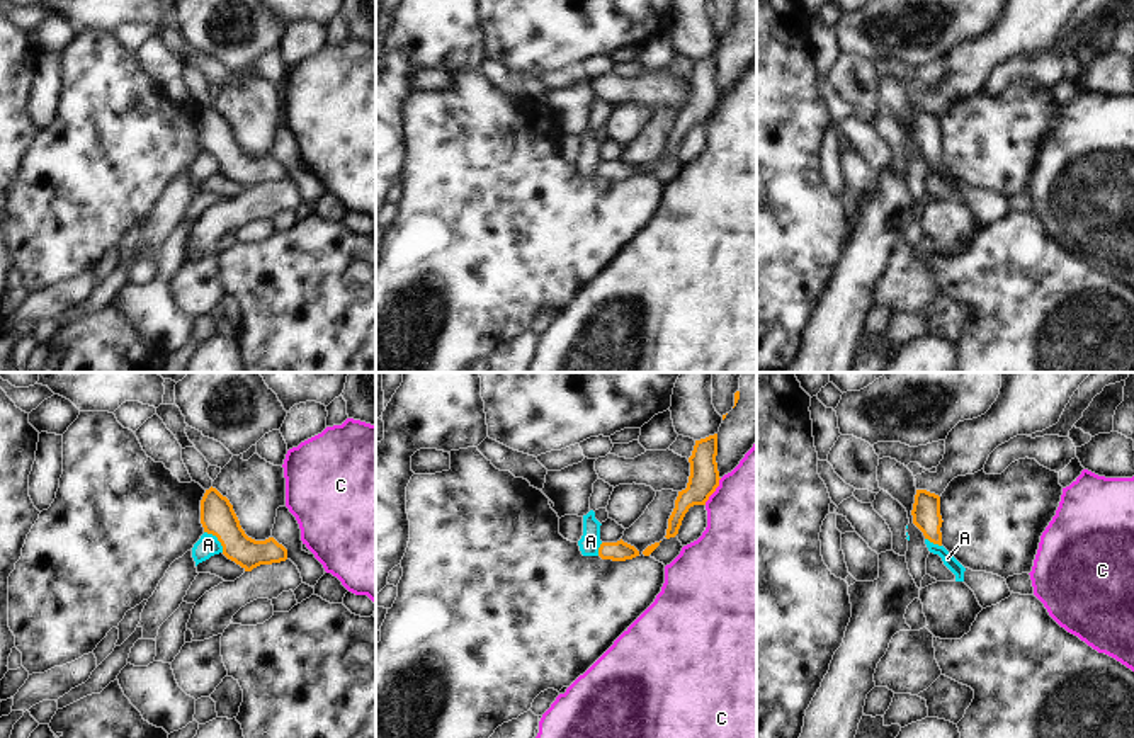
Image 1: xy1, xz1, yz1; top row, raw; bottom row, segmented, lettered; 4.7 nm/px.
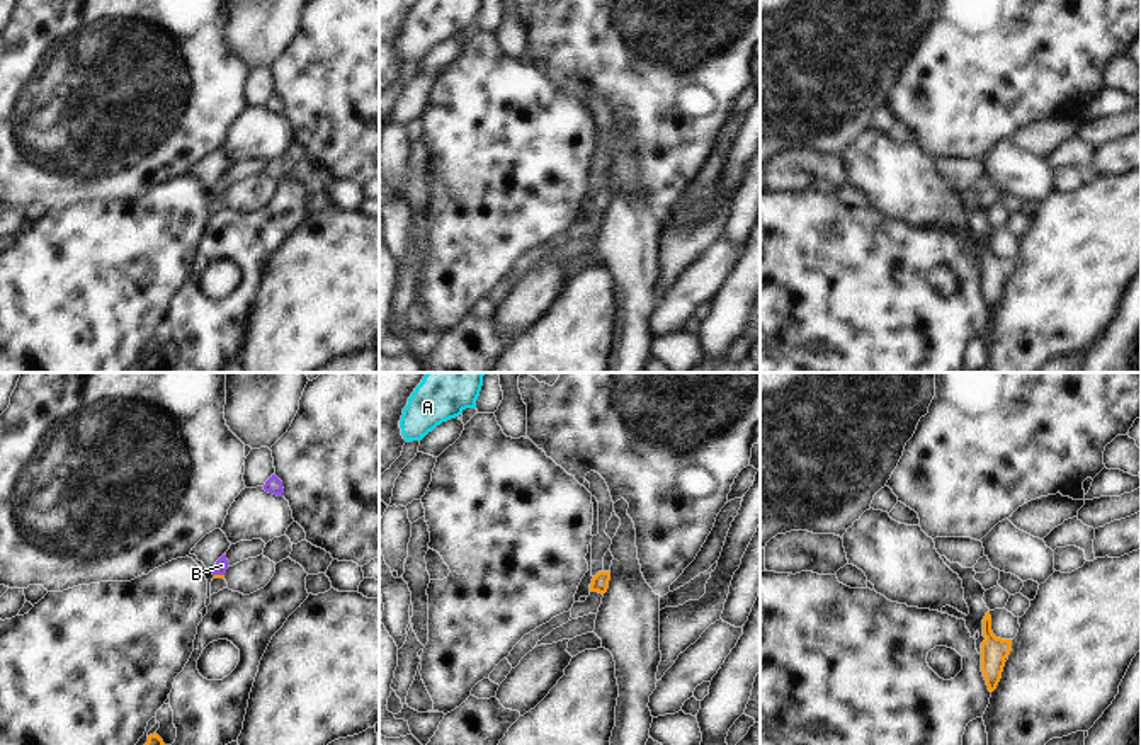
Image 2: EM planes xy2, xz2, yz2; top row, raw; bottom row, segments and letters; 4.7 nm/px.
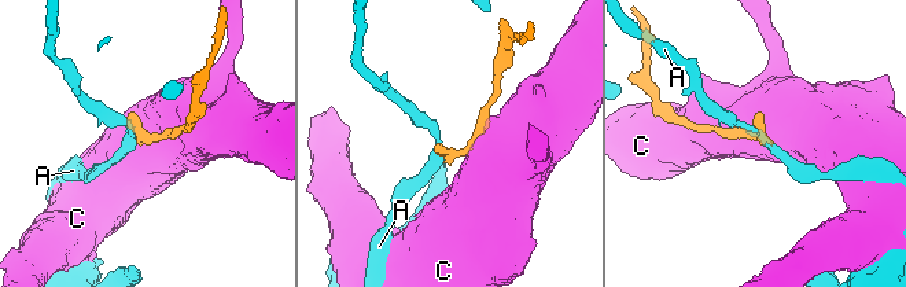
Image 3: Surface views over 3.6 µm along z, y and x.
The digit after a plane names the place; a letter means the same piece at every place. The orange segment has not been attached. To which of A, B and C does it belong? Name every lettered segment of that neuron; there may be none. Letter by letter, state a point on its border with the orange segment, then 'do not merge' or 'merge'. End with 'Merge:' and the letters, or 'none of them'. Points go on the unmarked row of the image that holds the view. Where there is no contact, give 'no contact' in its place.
A: xy1 (218, 158) | do not merge
B: xy2 (220, 194) | merge
C: xz1 (714, 109) | do not merge
Merge: B

